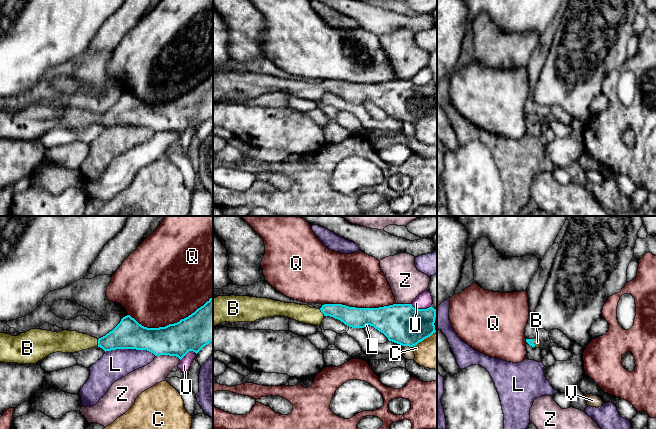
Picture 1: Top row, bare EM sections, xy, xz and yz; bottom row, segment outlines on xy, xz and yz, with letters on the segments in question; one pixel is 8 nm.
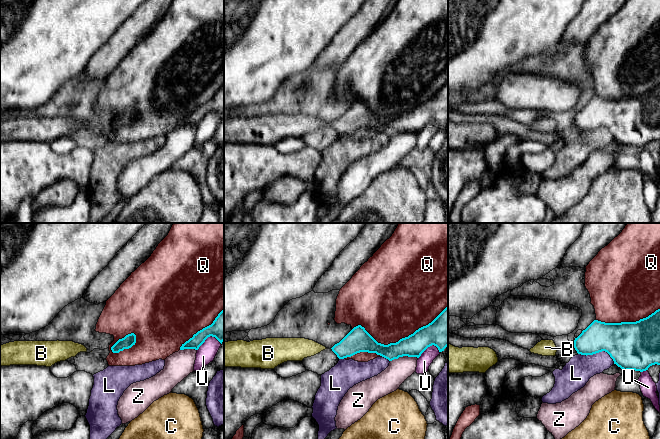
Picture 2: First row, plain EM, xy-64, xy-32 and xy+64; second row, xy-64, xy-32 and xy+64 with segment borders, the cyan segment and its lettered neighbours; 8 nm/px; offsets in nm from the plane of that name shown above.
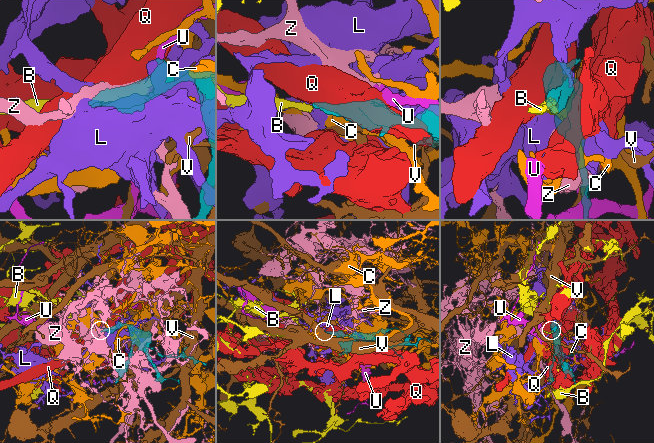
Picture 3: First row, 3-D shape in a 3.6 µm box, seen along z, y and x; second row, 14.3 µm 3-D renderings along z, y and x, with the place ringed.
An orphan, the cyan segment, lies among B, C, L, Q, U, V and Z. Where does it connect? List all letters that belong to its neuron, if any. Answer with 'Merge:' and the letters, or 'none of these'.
Merge: B

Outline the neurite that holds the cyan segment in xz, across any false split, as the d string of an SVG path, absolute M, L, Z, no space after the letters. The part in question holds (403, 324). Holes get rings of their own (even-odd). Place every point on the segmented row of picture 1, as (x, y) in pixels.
M218 296L213 299L213 326L223 322L254 322L273 316L285 316L299 322L319 326L325 316L330 316L352 328L364 328L366 325L373 326L383 333L389 341L409 347L417 345L436 332L434 325L436 314L437 310L432 306L427 309L416 309L412 304L393 304L379 308L356 308L342 304L324 304L320 309L316 309L308 305L250 296Z

